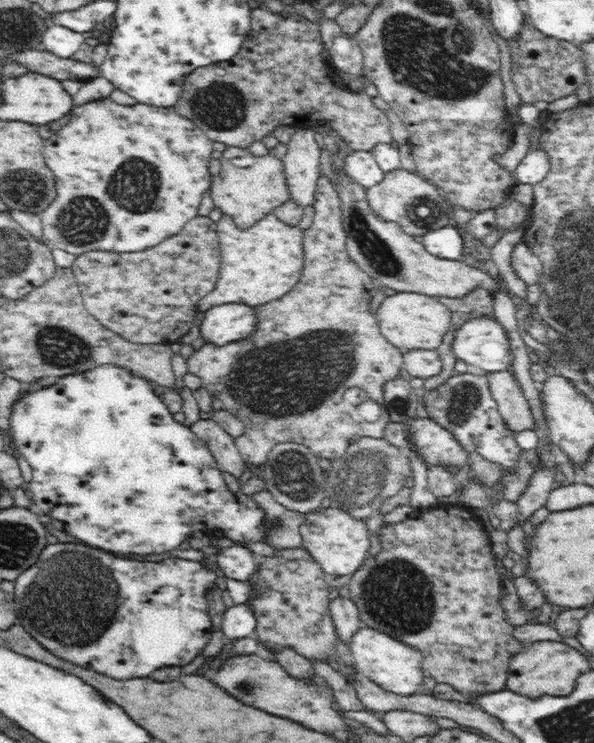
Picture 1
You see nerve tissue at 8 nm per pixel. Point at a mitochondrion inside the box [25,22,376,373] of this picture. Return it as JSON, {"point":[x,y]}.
{"point":[134,185]}

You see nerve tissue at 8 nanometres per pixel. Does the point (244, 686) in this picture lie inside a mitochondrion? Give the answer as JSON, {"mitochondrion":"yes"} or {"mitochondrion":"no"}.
{"mitochondrion":"yes"}

